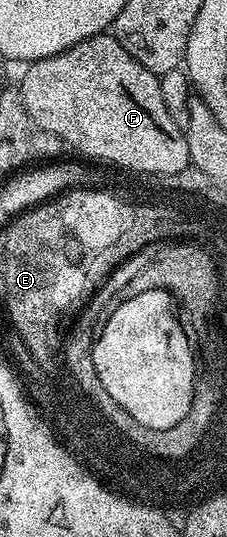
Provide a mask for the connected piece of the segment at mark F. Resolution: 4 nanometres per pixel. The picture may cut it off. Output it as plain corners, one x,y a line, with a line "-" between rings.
102,32
97,37
86,39
58,55
50,55
31,62
25,69
28,70
25,71
24,78
19,78
18,84
23,88
24,100
28,101
24,109
28,115
28,120
37,129
46,131
63,141
69,150
77,149
84,157
93,157
96,161
105,161
108,165
117,165
121,171
127,171
131,165
134,165
134,175
177,173
189,168
188,138
185,130
178,128
174,124
174,119
170,119
170,111
166,111
166,103
162,103
162,87
159,76
150,72
146,67
142,67
142,63
138,63
138,59
134,59
134,55
130,55
130,51
126,51
126,47
122,47
122,43
118,43
115,36

